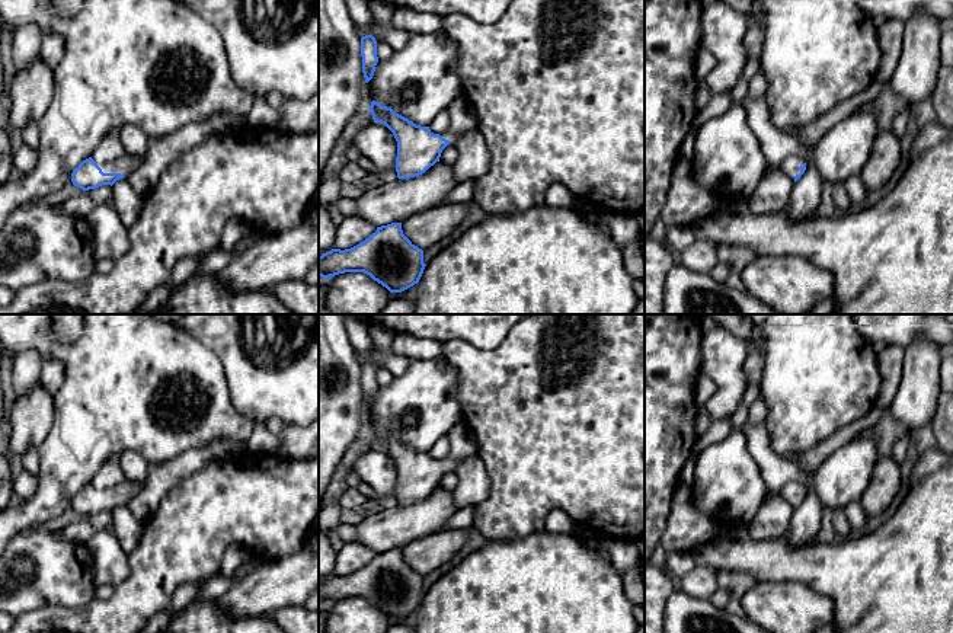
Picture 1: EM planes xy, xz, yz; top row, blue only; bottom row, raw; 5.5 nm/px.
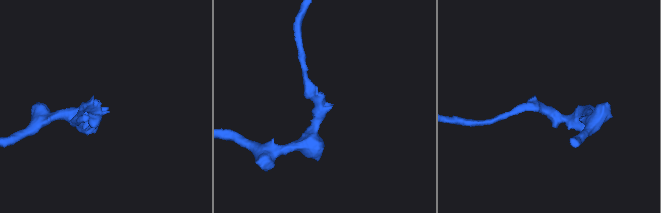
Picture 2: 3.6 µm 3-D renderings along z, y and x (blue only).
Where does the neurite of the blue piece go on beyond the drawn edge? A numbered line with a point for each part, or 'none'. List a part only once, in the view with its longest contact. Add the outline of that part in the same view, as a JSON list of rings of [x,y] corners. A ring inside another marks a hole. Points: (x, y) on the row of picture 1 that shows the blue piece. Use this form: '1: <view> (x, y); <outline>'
1: xy (125, 165); [[[124,154],[122,157],[113,160],[112,163],[103,163],[97,164],[103,173],[121,173],[125,178],[129,178],[129,175],[140,166],[143,162],[143,156],[131,156]]]

